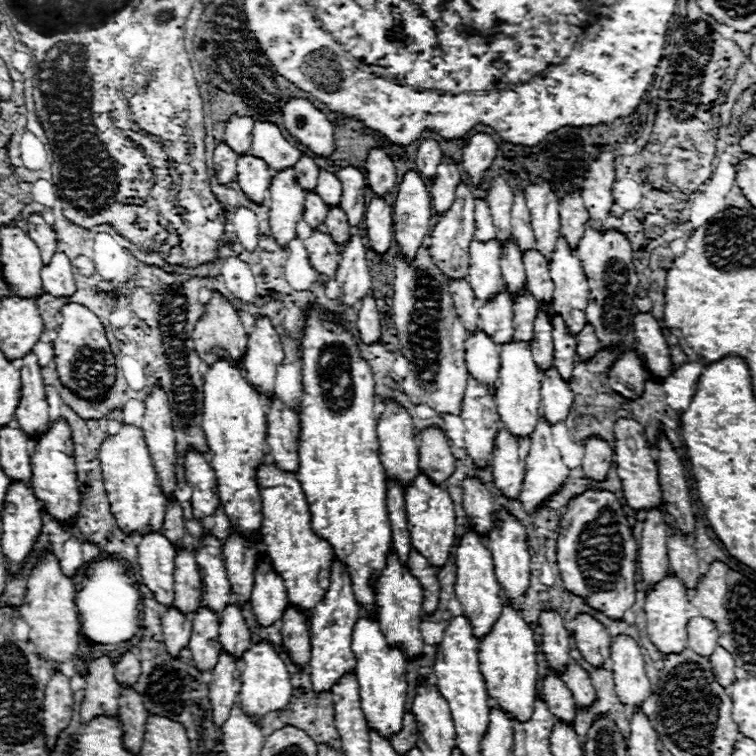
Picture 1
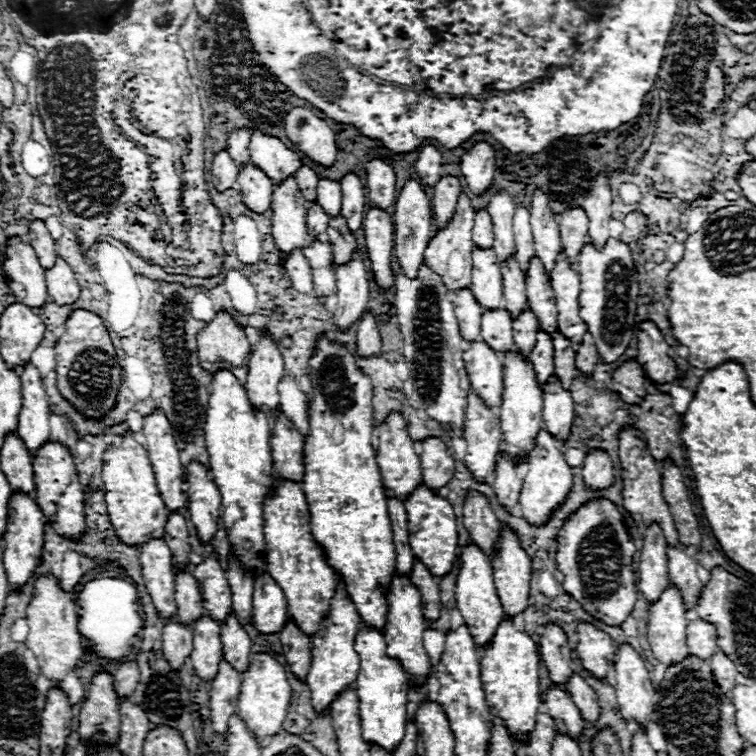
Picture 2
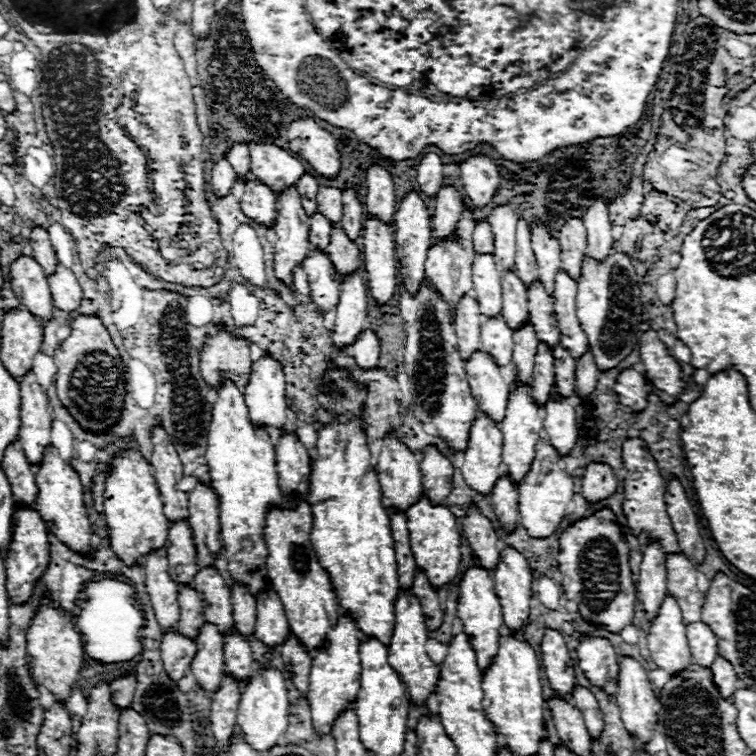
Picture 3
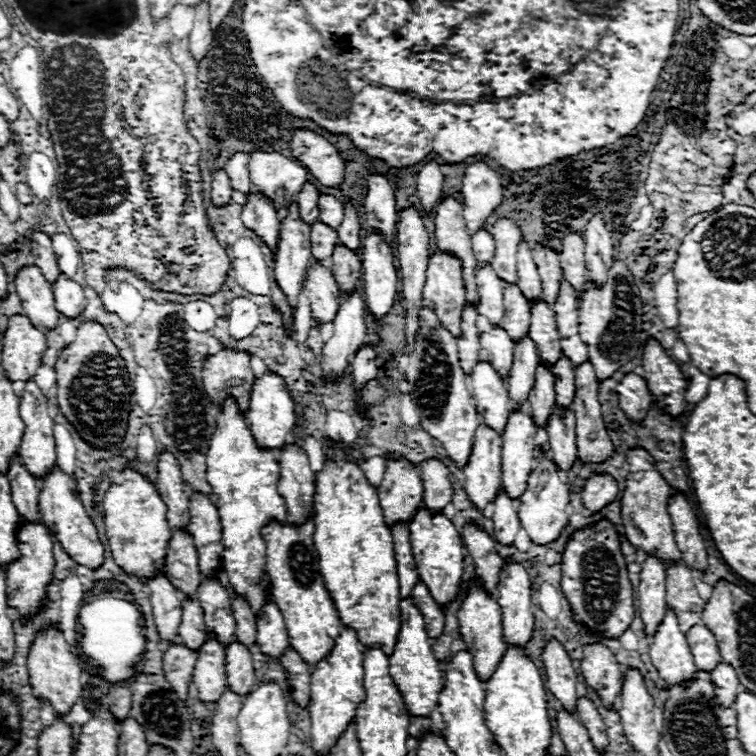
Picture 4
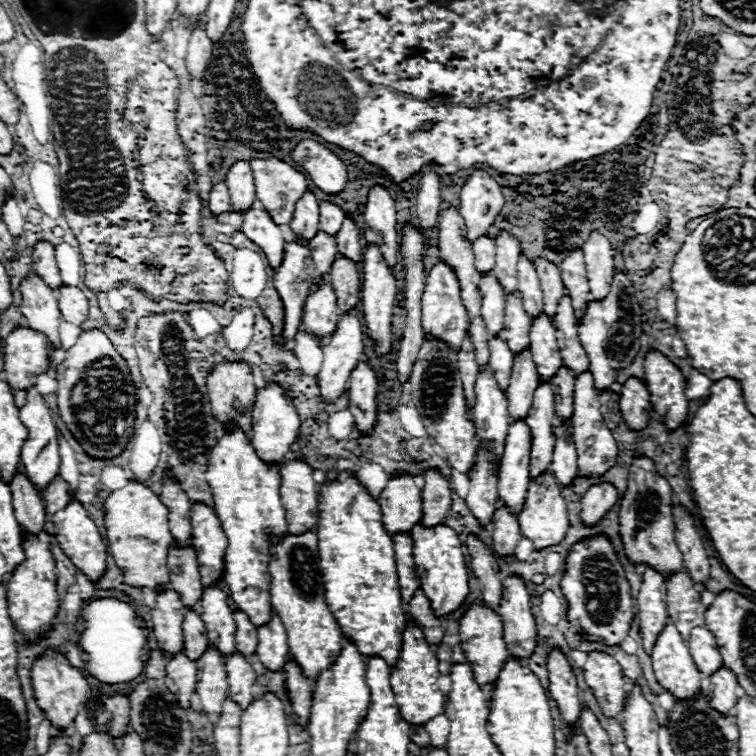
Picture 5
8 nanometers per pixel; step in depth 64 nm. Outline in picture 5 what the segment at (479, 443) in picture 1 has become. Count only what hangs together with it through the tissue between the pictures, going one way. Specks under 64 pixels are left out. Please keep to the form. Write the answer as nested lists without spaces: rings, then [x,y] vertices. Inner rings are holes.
[[[480,450],[478,462],[470,472],[470,492],[466,496],[466,504],[482,528],[492,524],[492,516],[500,508],[498,494],[496,494],[498,476],[494,472],[496,466],[492,458],[488,456],[488,452]]]

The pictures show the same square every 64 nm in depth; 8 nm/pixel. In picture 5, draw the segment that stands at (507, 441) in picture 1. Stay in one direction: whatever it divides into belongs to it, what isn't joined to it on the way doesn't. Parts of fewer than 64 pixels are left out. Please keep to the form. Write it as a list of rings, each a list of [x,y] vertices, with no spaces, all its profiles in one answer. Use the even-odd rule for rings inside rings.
[[[502,506],[494,514],[494,554],[496,556],[512,556],[514,548],[520,540],[520,526],[518,520]]]

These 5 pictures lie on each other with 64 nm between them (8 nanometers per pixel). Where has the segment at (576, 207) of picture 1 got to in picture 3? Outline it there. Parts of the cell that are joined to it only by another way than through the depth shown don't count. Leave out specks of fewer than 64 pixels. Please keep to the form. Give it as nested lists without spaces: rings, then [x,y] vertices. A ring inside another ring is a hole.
[[[580,218],[568,220],[560,230],[560,258],[562,258],[562,270],[570,274],[572,280],[578,282],[582,274],[582,260],[586,250],[586,228]]]

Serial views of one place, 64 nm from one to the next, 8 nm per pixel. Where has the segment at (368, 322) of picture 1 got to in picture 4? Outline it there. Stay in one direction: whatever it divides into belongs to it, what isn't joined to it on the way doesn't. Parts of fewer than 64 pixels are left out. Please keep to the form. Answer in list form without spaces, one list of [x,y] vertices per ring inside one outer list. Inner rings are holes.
[[[362,346],[352,360],[352,378],[354,378],[356,390],[360,392],[370,380],[376,380],[378,378],[376,374],[378,374],[376,352],[370,346]]]

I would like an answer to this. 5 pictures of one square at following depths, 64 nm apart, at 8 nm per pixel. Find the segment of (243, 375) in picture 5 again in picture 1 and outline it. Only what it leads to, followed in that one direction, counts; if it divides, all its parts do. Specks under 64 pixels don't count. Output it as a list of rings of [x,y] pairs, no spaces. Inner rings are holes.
[[[218,292],[212,294],[210,304],[196,324],[192,338],[196,342],[196,352],[200,358],[226,354],[230,360],[240,362],[246,354],[248,336],[244,332],[244,326],[239,316],[236,316],[232,304]]]

